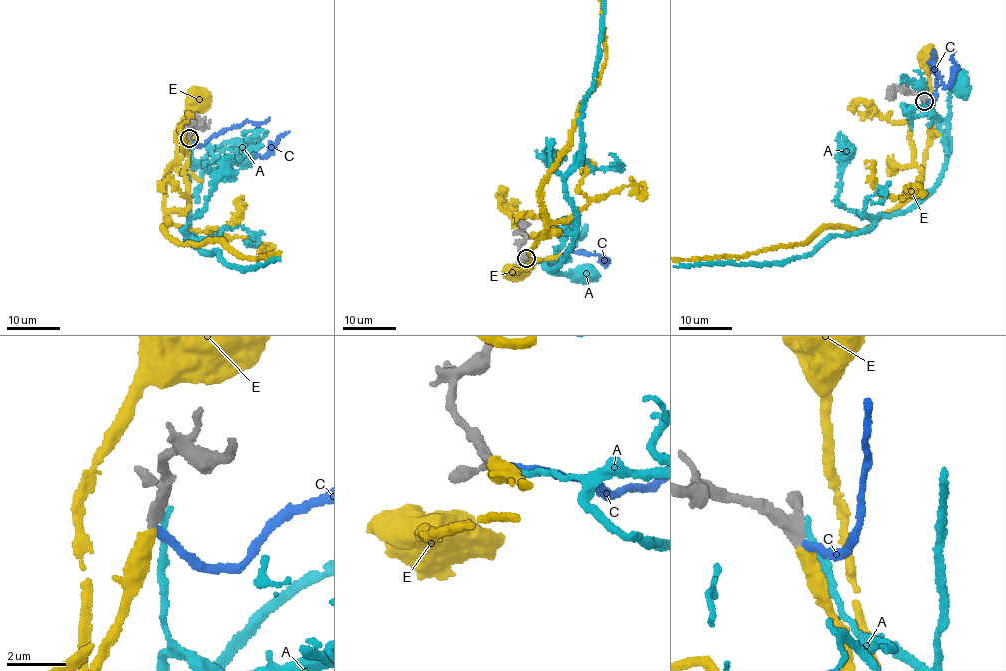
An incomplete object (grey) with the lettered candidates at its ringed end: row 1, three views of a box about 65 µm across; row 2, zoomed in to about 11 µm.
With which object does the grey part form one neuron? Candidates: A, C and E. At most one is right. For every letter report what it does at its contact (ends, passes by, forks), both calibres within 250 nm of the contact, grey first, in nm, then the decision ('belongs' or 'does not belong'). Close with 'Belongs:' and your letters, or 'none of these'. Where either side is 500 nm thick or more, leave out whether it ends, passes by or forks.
A: it ends there; 360 nm thick on the grey side, 190 nm on the other; does not belong
C: it ends there; 300 nm thick on the grey side, 240 nm on the other; does not belong
E: it ends there; 280 nm thick on the grey side, 460 nm on the other; belongs
Belongs: E

